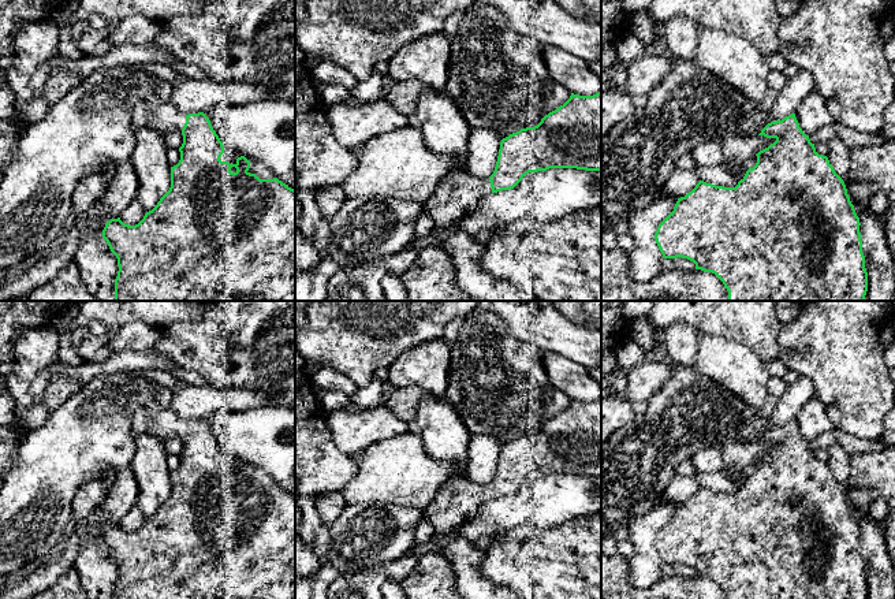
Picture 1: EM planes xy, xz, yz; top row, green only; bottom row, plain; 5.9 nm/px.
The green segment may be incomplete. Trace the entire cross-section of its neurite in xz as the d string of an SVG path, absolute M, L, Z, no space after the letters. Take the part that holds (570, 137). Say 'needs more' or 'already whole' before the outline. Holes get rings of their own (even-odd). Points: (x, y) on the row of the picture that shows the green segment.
needs more | M601 90L593 96L571 93L563 105L545 115L537 126L521 129L503 138L495 171L489 178L481 179L469 171L448 174L424 205L424 212L430 216L433 227L450 226L484 197L514 189L526 174L549 168L601 170Z

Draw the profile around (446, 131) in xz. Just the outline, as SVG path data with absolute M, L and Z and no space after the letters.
M429 88L419 96L415 115L421 122L424 141L432 152L465 159L450 174L467 171L471 127L456 104L444 92Z

